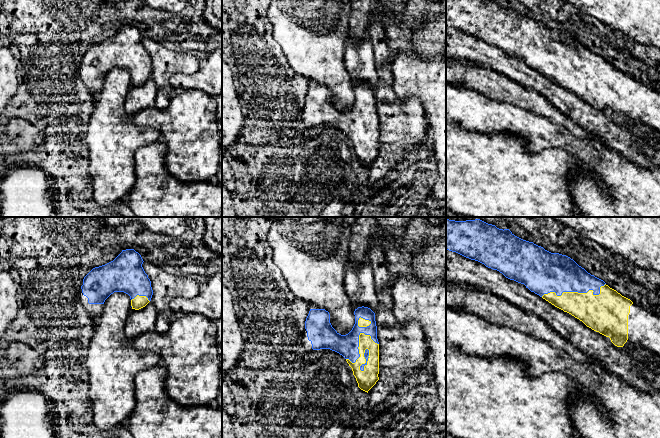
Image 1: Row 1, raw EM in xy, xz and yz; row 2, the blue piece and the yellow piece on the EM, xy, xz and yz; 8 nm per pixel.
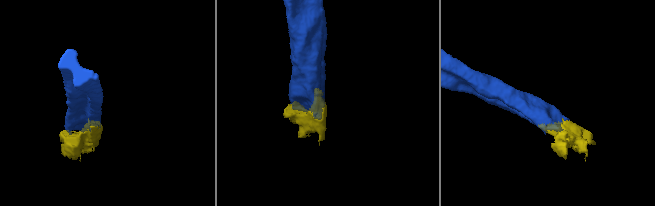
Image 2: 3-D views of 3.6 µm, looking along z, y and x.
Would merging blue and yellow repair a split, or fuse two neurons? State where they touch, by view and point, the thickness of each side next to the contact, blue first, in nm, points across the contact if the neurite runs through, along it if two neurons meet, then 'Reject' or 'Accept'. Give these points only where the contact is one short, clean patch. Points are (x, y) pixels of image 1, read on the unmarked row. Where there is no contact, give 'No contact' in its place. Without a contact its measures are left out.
Touches blue at yz (576, 67). Thickness 320 nm (blue) against 280 nm. Accept

